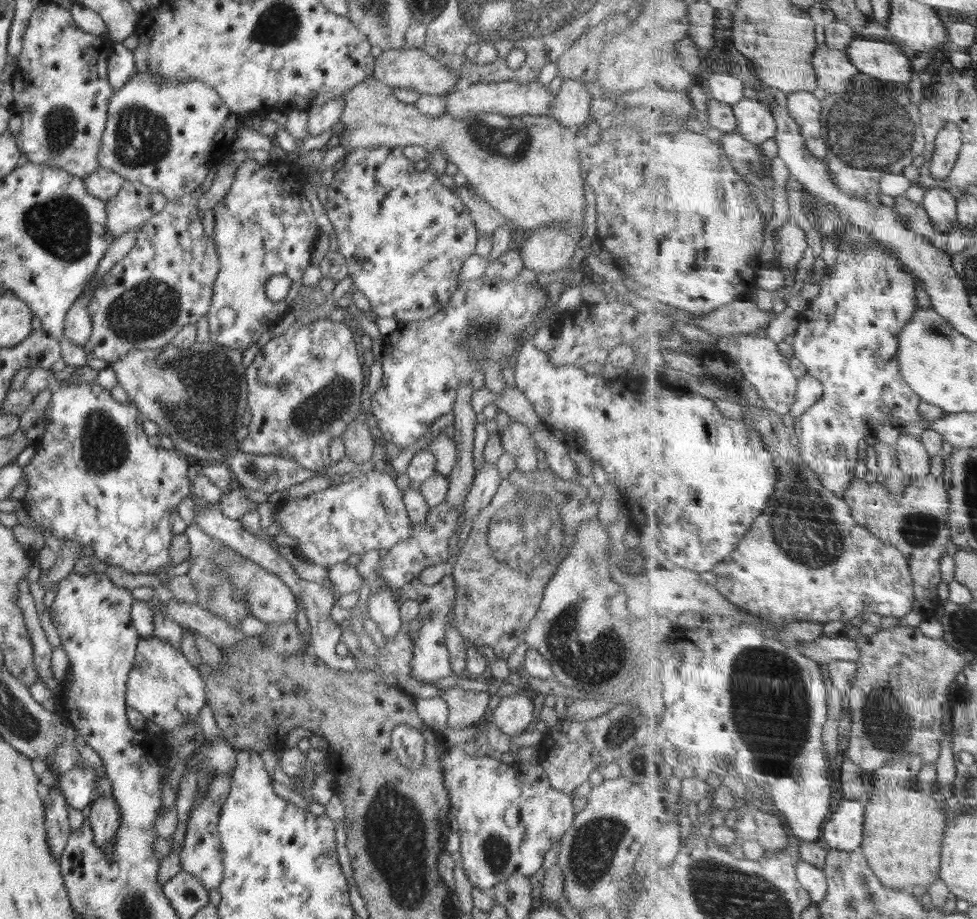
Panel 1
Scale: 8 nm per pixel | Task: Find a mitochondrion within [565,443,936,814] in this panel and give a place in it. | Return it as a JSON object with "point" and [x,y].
{"point":[770,707]}

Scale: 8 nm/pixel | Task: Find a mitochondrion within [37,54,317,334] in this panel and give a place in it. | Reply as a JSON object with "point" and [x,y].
{"point":[141,137]}

